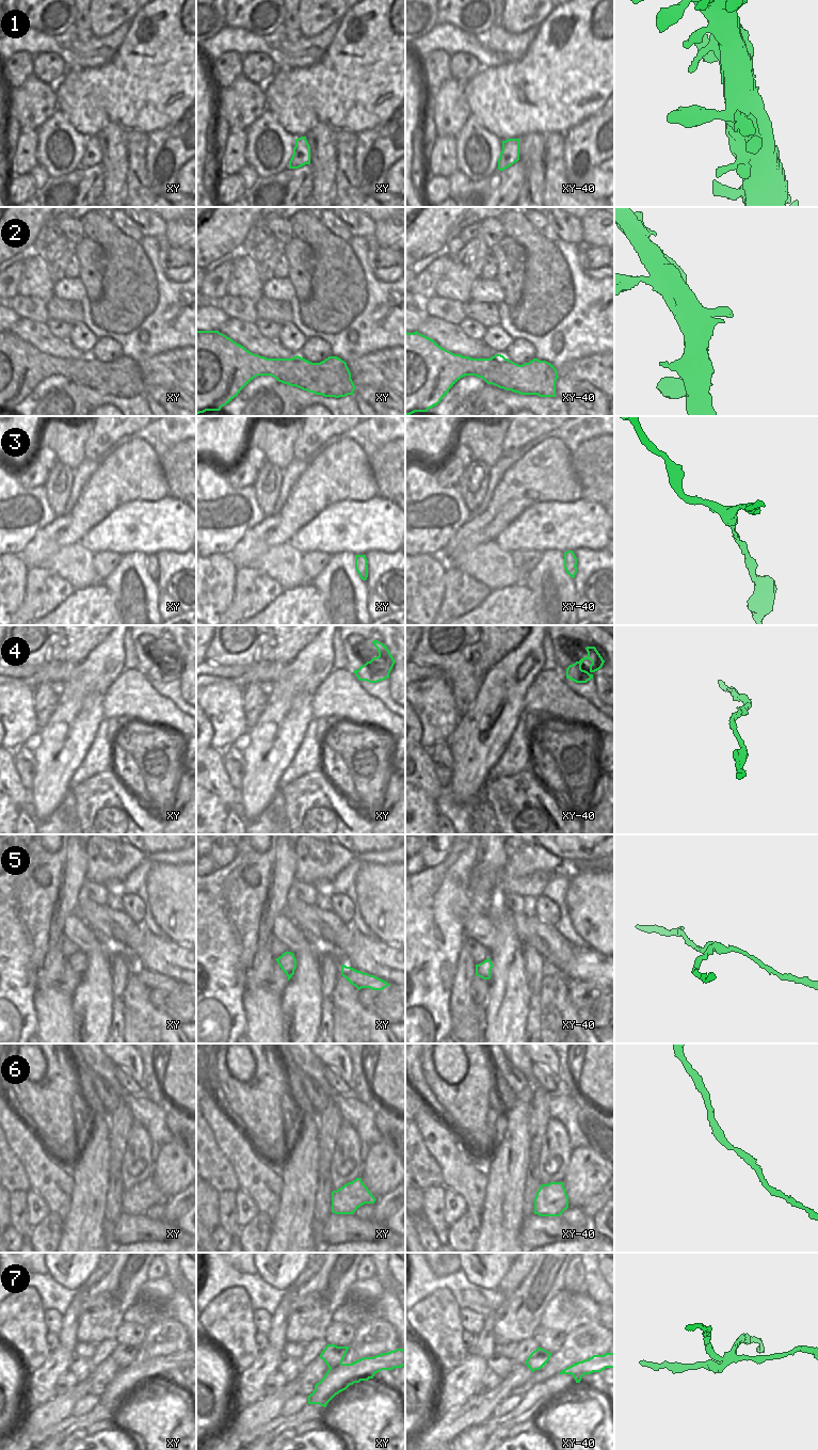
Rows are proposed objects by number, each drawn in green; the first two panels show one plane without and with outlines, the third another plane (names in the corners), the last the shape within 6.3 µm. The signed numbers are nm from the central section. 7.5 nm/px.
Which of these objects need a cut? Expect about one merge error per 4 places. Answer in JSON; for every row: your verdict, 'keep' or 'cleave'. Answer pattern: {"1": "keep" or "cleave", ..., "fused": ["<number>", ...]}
{"1": "keep", "2": "keep", "3": "keep", "4": "keep", "5": "keep", "6": "keep", "7": "cleave", "fused": ["7"]}

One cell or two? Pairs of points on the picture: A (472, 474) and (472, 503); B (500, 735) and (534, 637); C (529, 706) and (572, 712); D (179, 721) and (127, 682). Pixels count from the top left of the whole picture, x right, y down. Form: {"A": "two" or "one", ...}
{"A": "one", "B": "one", "C": "one", "D": "one"}

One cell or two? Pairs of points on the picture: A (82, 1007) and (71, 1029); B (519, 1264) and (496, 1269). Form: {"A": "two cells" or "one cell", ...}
{"A": "two cells", "B": "two cells"}

